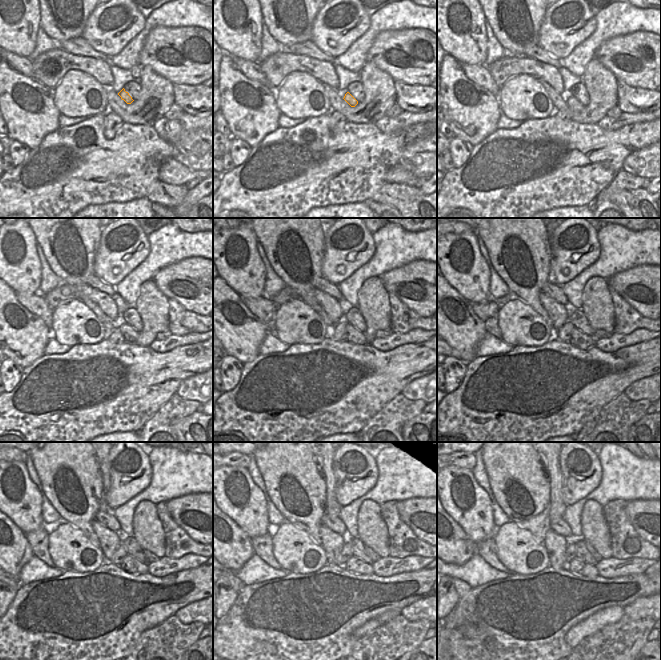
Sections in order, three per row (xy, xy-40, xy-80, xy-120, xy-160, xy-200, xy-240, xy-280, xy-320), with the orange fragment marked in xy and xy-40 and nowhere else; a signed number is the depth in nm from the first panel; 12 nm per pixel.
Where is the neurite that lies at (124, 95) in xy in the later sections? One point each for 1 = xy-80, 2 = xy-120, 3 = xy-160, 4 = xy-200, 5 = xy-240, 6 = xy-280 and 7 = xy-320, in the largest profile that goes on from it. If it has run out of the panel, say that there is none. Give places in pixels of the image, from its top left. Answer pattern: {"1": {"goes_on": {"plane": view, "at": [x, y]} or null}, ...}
{"1": {"goes_on": {"plane": "xy-80", "at": [574, 105]}}, "2": {"goes_on": {"plane": "xy-120", "at": [130, 334]}}, "3": {"goes_on": {"plane": "xy-160", "at": [355, 336]}}, "4": {"goes_on": {"plane": "xy-200", "at": [580, 340]}}, "5": {"goes_on": {"plane": "xy-240", "at": [131, 565]}}, "6": {"goes_on": {"plane": "xy-280", "at": [355, 565]}}, "7": {"goes_on": {"plane": "xy-320", "at": [578, 567]}}}

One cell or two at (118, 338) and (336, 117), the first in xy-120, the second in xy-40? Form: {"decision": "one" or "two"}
{"decision": "one"}

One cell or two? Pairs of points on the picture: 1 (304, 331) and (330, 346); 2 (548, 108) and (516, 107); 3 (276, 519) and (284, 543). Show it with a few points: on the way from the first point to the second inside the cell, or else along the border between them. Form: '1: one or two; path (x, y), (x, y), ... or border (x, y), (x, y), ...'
1: two; border (328, 336), (318, 343), (299, 344)
2: one; path (540, 107), (524, 107)
3: two; border (285, 520), (278, 526)

